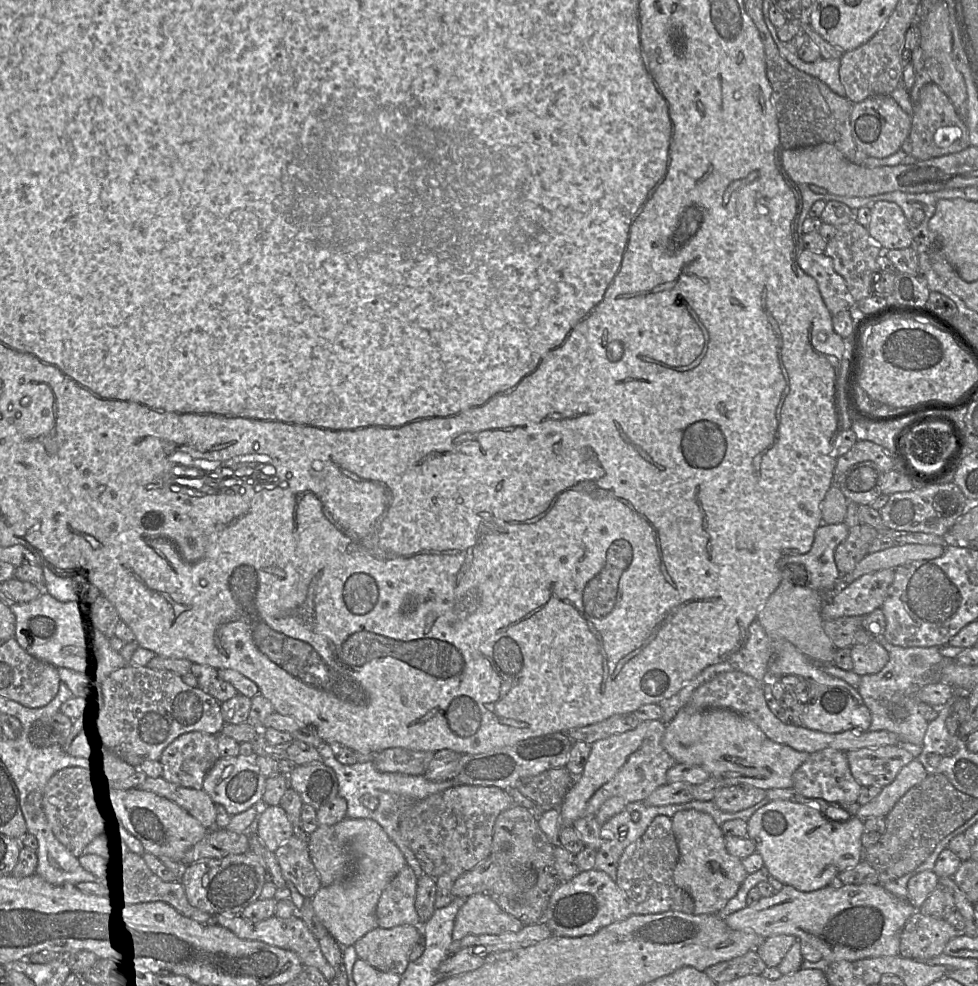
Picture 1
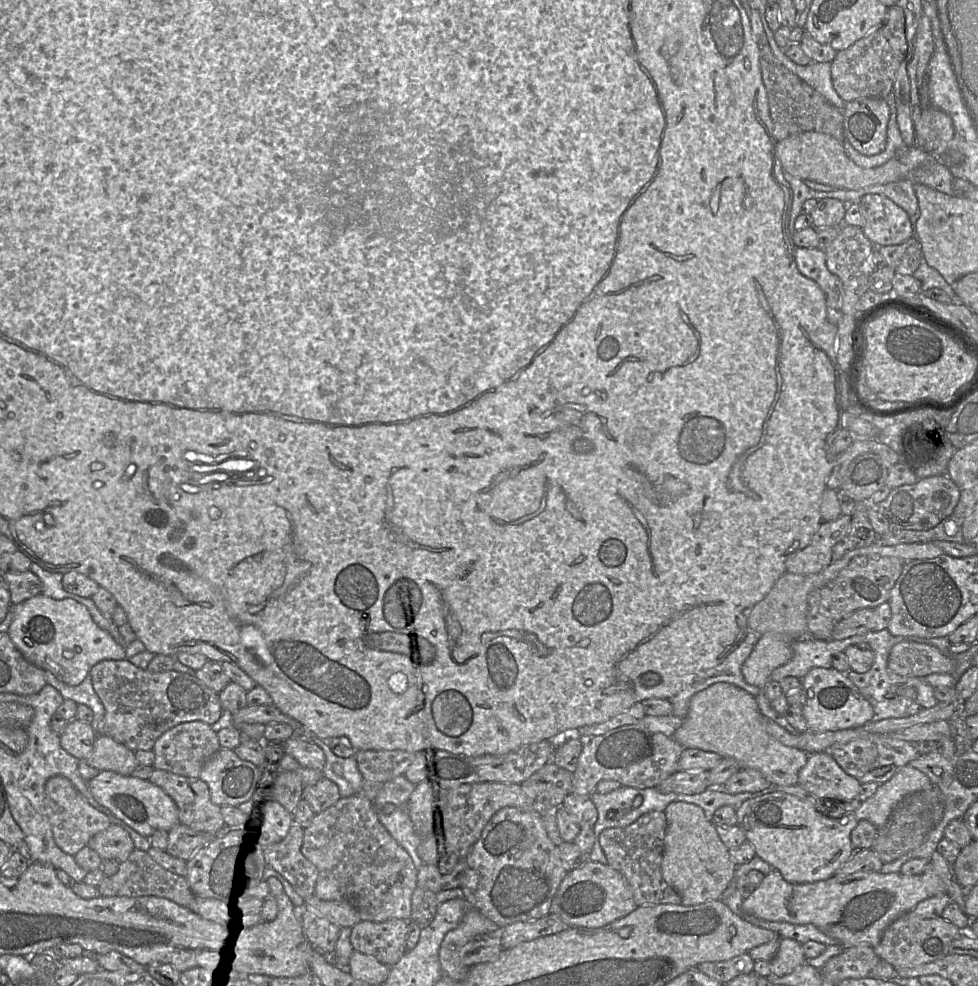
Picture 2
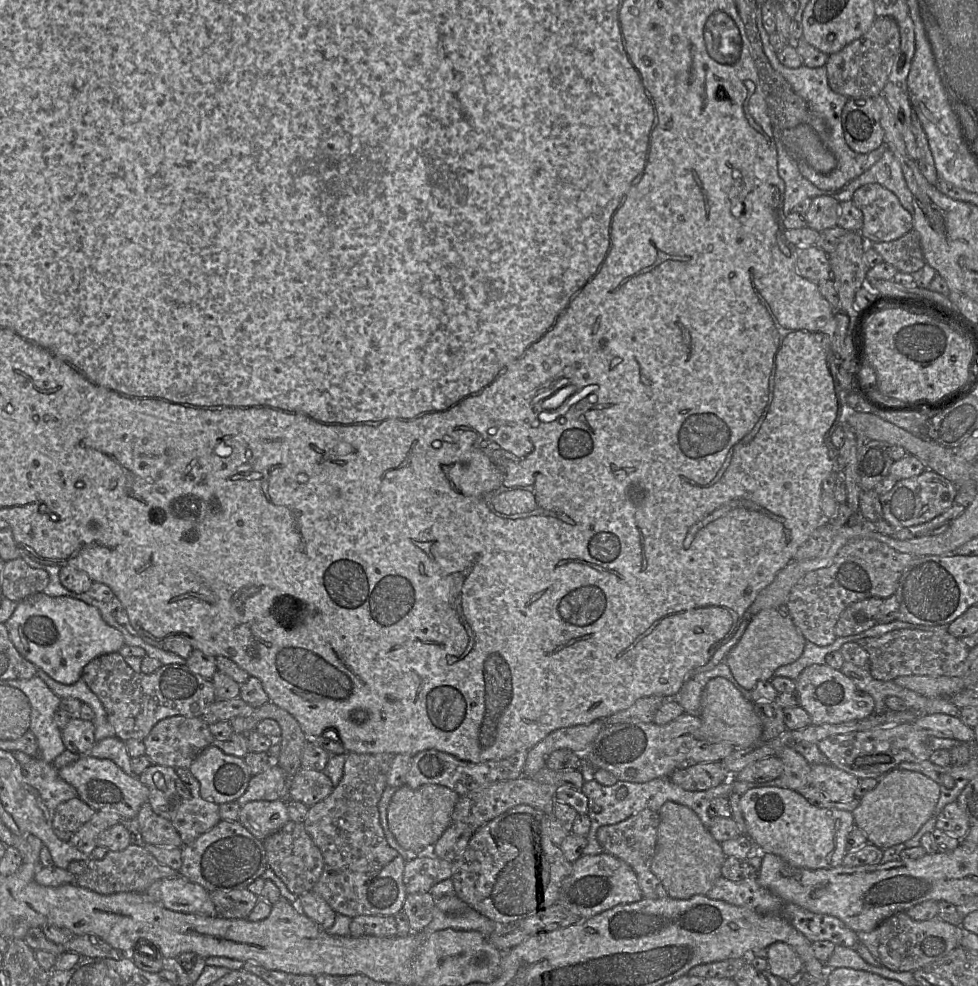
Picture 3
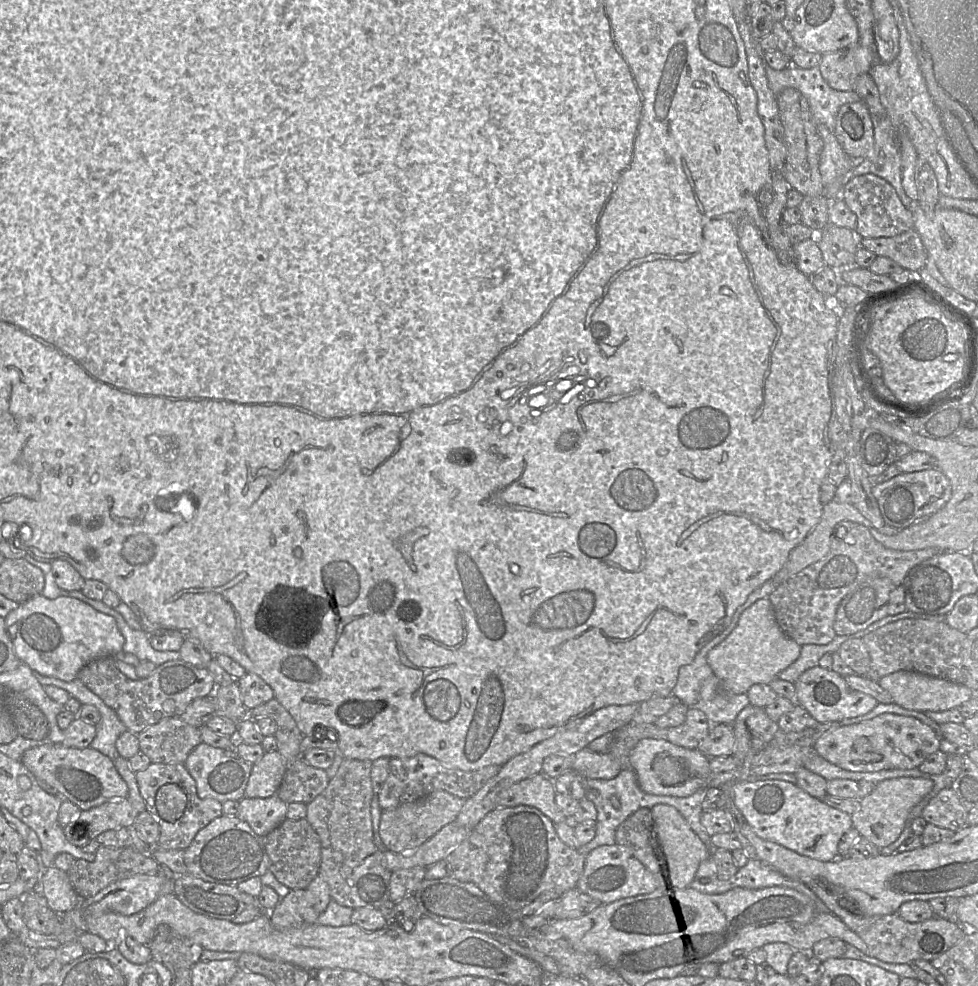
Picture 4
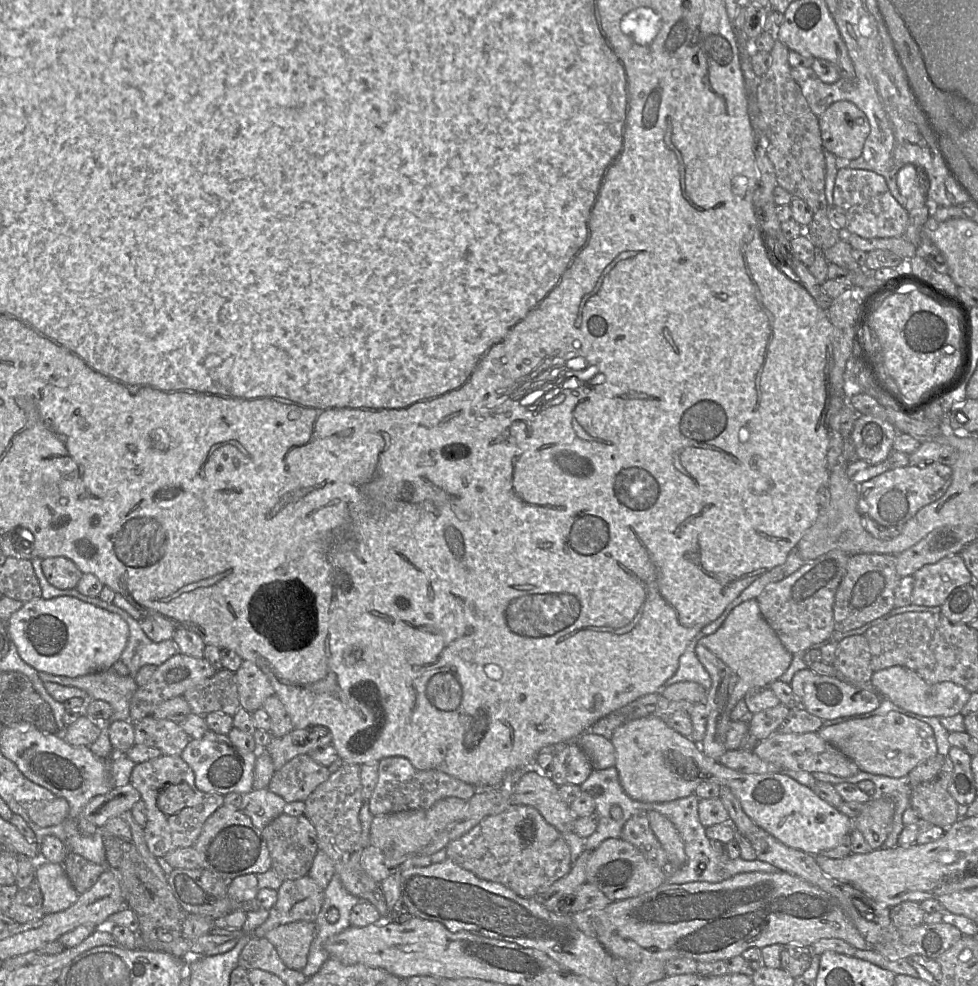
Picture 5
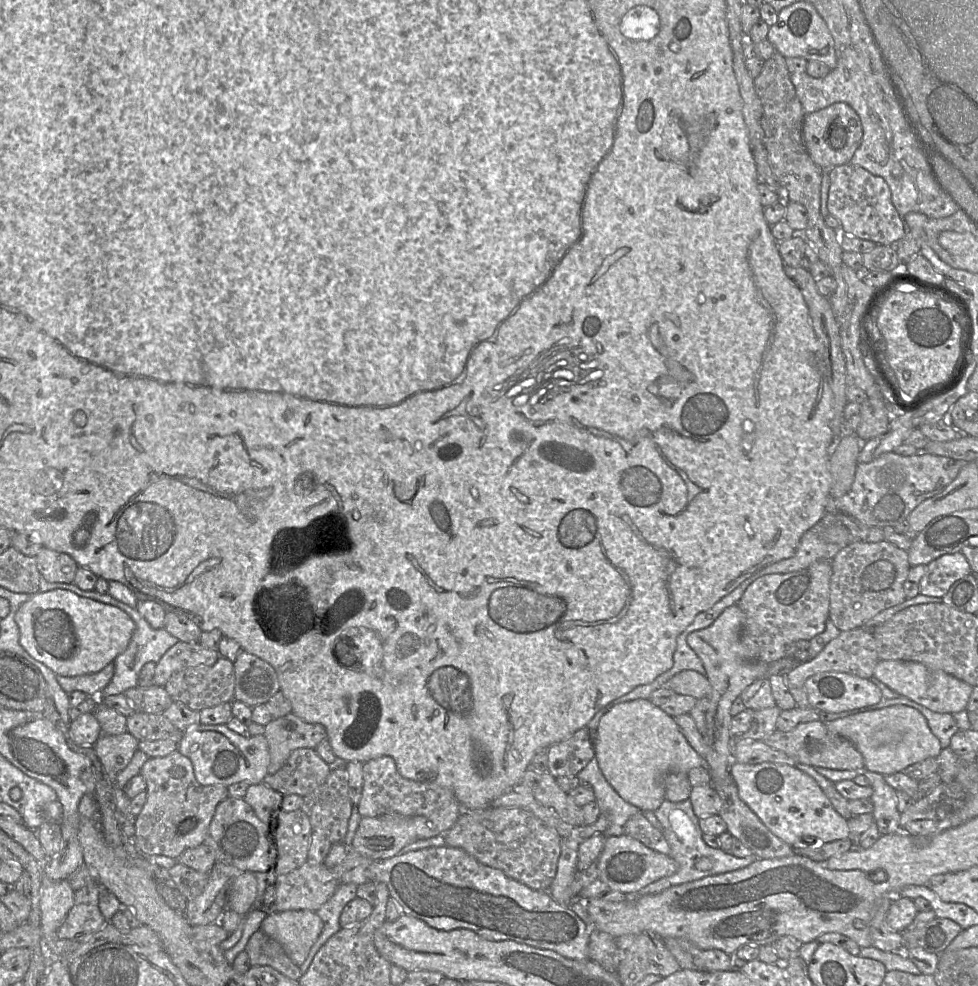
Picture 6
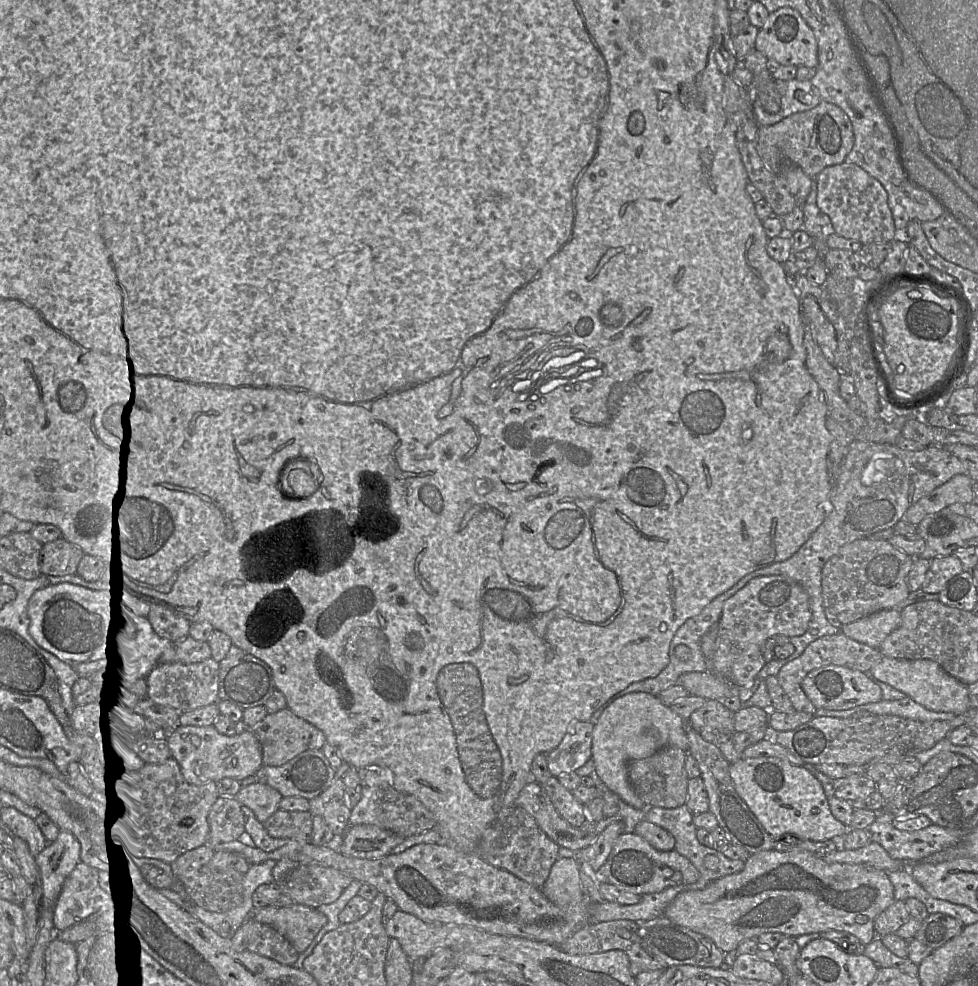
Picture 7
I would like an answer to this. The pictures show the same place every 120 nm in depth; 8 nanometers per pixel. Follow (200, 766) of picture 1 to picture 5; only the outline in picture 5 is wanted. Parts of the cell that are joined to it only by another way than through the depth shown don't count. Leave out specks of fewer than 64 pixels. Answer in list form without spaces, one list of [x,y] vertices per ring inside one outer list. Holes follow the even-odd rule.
[[[147,716],[133,723],[135,744],[159,749],[162,755],[181,756],[192,739],[179,723]]]

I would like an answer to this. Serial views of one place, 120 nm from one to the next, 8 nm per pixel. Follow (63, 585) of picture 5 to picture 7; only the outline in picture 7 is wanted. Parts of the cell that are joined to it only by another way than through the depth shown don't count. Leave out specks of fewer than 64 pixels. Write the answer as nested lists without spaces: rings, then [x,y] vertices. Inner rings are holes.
[[[64,538],[43,545],[40,559],[41,576],[59,577],[77,572],[83,551]]]

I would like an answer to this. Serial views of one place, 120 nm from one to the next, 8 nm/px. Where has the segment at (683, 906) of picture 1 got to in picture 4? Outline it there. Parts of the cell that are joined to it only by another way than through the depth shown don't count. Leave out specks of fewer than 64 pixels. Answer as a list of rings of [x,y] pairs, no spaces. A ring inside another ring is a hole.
[[[640,808],[619,825],[615,842],[628,848],[642,863],[656,889],[666,888],[666,874],[651,809]]]

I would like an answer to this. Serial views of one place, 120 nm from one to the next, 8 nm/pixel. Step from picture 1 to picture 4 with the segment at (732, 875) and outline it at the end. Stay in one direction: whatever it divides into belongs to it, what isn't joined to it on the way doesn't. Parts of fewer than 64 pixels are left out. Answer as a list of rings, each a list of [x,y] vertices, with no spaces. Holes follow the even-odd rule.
[[[657,804],[651,809],[651,812],[666,874],[666,888],[689,888],[700,863],[711,857],[711,849],[673,806]]]

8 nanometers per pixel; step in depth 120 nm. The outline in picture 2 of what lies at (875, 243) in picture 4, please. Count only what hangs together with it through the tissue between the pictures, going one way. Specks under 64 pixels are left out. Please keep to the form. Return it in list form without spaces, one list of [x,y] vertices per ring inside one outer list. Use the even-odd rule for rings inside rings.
[[[914,236],[898,245],[876,248],[884,257],[887,266],[892,268],[896,273],[913,275],[921,263],[921,245]]]

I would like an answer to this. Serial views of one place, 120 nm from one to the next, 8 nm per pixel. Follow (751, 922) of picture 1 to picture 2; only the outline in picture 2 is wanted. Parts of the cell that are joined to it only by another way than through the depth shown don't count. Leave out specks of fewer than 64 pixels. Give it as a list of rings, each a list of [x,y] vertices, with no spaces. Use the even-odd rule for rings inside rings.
[[[931,864],[920,875],[861,871],[846,875],[835,874],[826,880],[802,884],[786,881],[780,871],[773,868],[752,894],[744,899],[742,909],[744,913],[766,921],[796,925],[811,924],[836,939],[844,949],[858,945],[869,945],[874,948],[884,930],[894,919],[911,911],[920,901],[939,894],[946,894],[946,886]]]

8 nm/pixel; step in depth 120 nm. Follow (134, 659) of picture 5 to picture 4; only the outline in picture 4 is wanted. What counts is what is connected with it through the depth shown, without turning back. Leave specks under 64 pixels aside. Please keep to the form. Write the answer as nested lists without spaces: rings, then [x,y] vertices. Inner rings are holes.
[[[81,590],[67,592],[69,592],[70,597],[77,598],[91,605],[97,611],[115,618],[117,625],[125,638],[122,651],[134,654],[141,662],[151,661],[157,666],[170,660],[180,659],[179,651],[158,651],[154,649],[150,643],[150,636],[144,630],[135,630],[131,628],[121,613],[106,605],[102,600],[86,597]]]

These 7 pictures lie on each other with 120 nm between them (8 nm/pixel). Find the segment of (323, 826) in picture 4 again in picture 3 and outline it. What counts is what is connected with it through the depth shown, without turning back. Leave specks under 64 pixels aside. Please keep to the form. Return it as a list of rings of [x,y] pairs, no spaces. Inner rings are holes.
[[[348,753],[346,761],[343,767],[343,776],[331,792],[329,796],[327,796],[322,801],[314,804],[309,807],[307,818],[304,821],[305,828],[308,834],[311,836],[312,840],[319,848],[323,856],[323,871],[322,874],[315,884],[312,891],[314,891],[317,895],[322,897],[330,907],[336,912],[342,915],[346,915],[350,918],[354,918],[360,915],[385,915],[385,916],[394,916],[395,914],[402,911],[405,899],[407,897],[407,892],[405,889],[405,885],[403,882],[403,873],[406,864],[406,859],[401,856],[395,849],[389,846],[384,831],[381,827],[378,803],[381,798],[381,795],[385,788],[387,787],[387,773],[389,771],[393,754],[357,754],[357,753]]]

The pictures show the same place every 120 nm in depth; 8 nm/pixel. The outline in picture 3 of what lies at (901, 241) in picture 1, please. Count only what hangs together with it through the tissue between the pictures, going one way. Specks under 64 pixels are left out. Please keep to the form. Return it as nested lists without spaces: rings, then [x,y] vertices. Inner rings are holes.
[[[878,183],[866,184],[852,193],[851,200],[863,214],[860,234],[868,243],[890,242],[913,230],[913,216],[905,210],[890,190]]]

